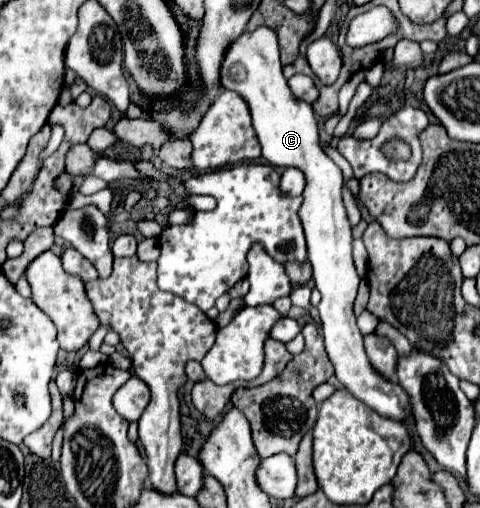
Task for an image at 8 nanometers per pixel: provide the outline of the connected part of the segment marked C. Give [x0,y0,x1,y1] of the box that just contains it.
[220,27,412,421]

